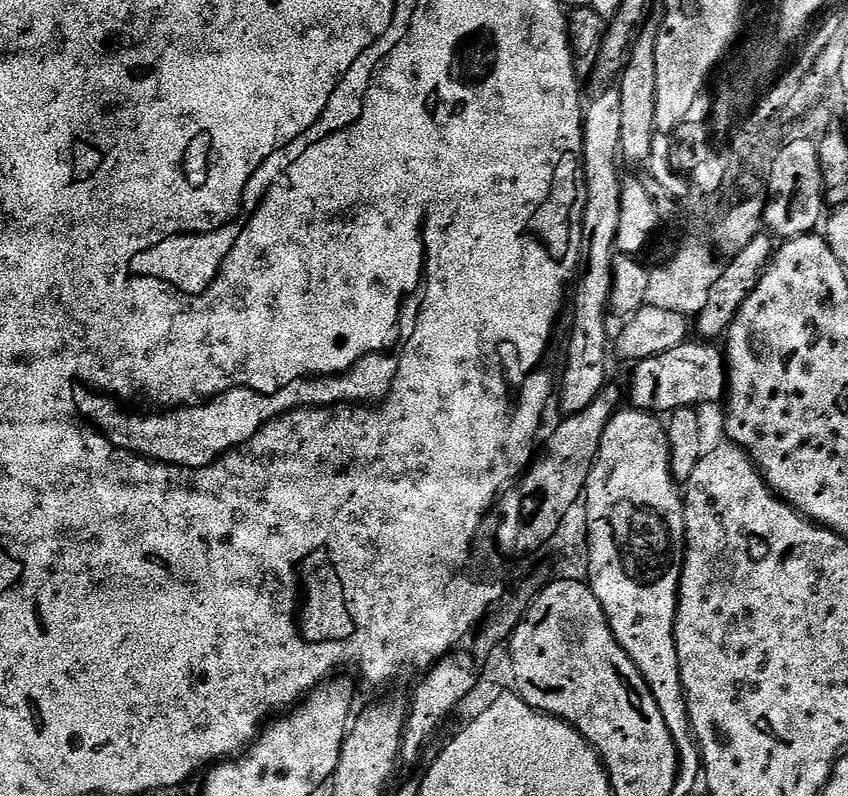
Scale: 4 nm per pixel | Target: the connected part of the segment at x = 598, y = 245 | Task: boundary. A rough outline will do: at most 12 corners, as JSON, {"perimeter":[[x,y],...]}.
{"perimeter":[[622,98],[584,110],[582,267],[561,413],[606,386]]}

